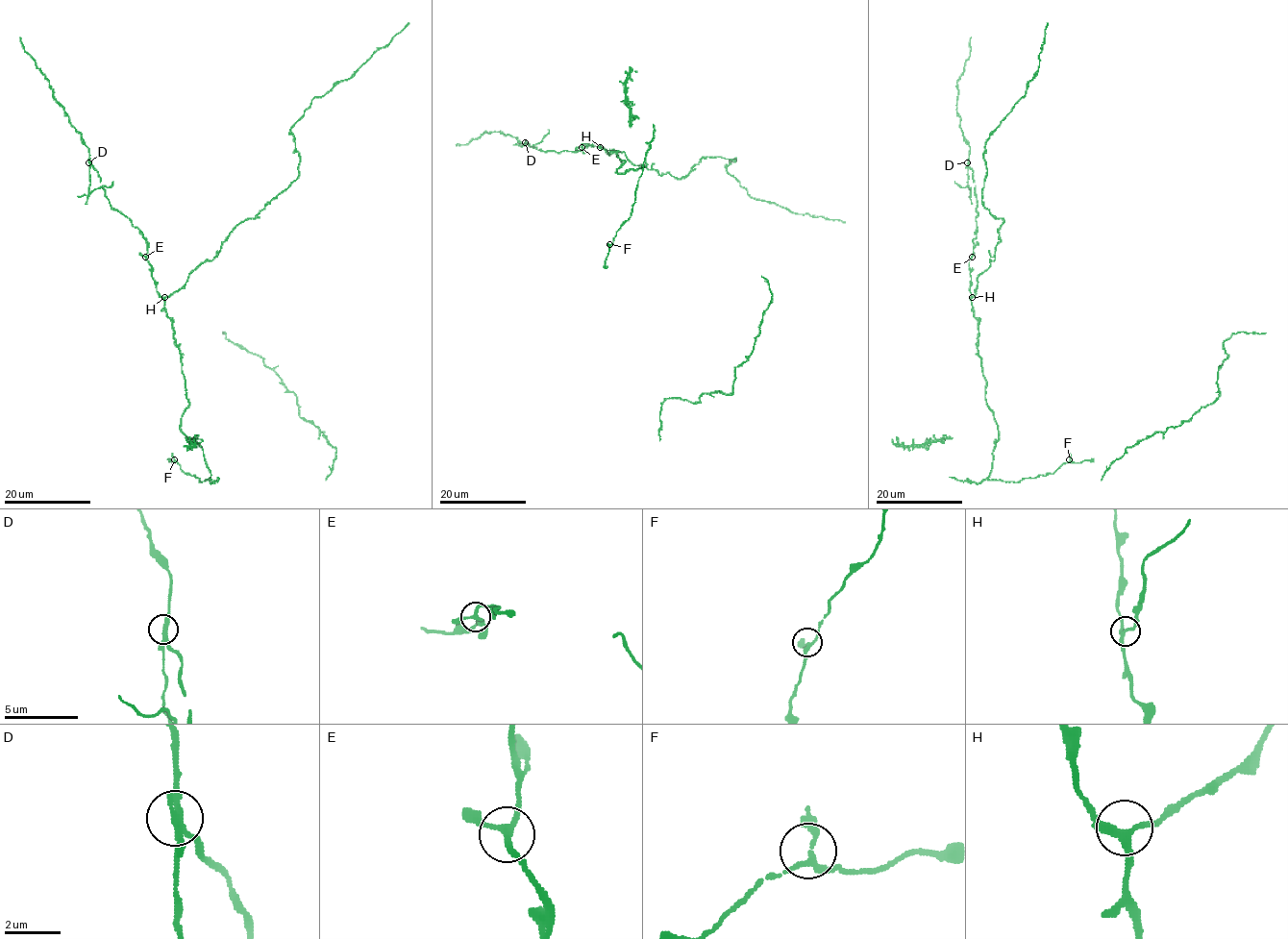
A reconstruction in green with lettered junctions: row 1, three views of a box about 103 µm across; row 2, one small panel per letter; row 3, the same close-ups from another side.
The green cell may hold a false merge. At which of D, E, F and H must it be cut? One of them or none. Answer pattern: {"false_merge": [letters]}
{"false_merge": ["D"]}

